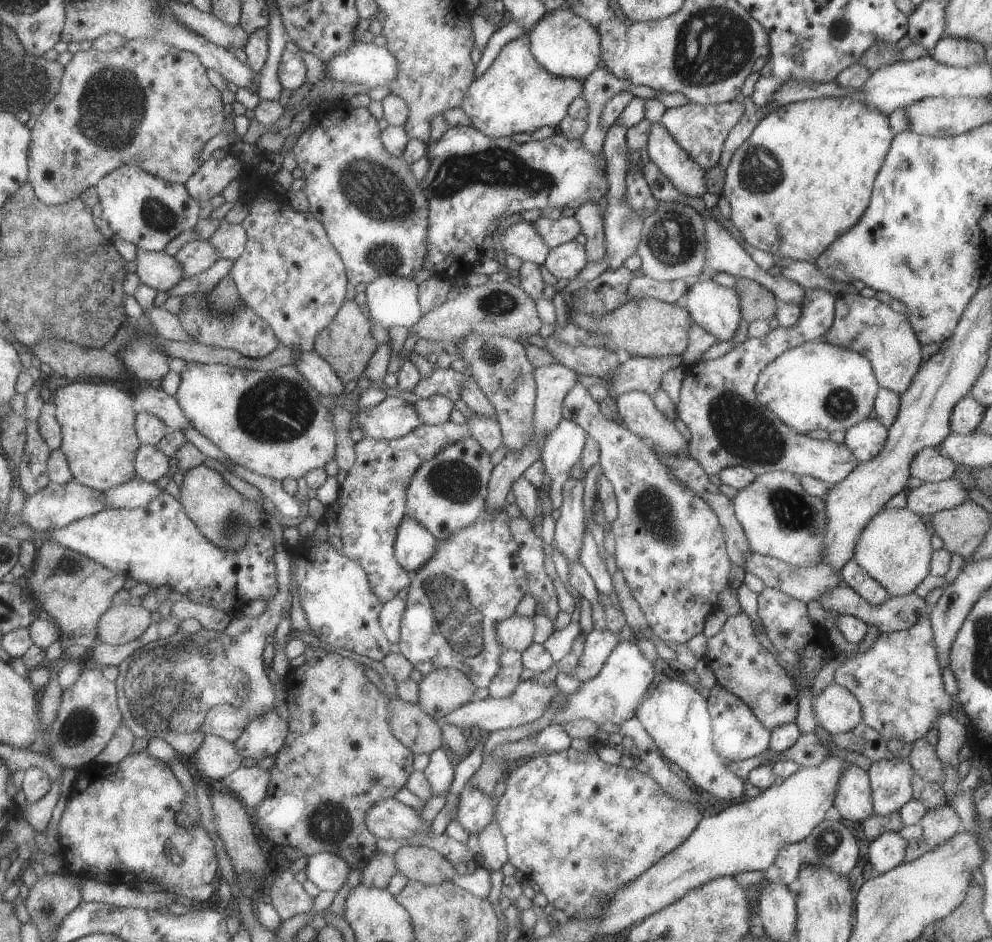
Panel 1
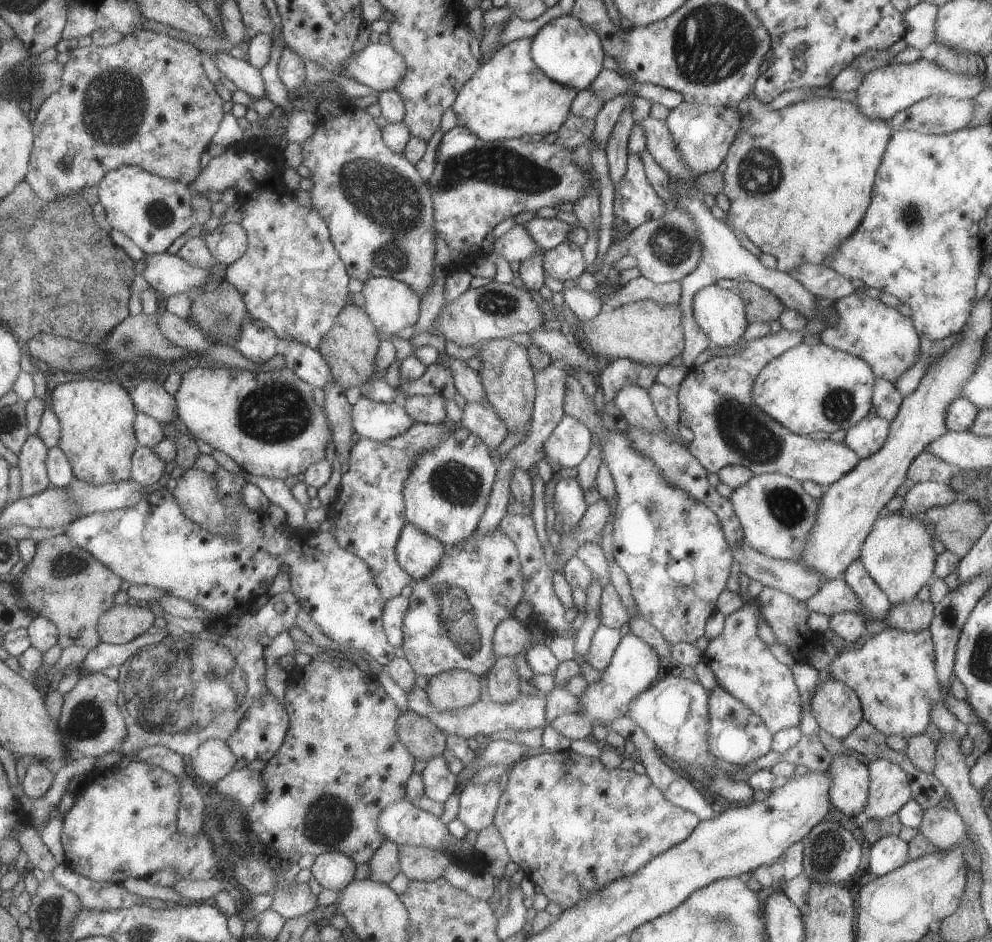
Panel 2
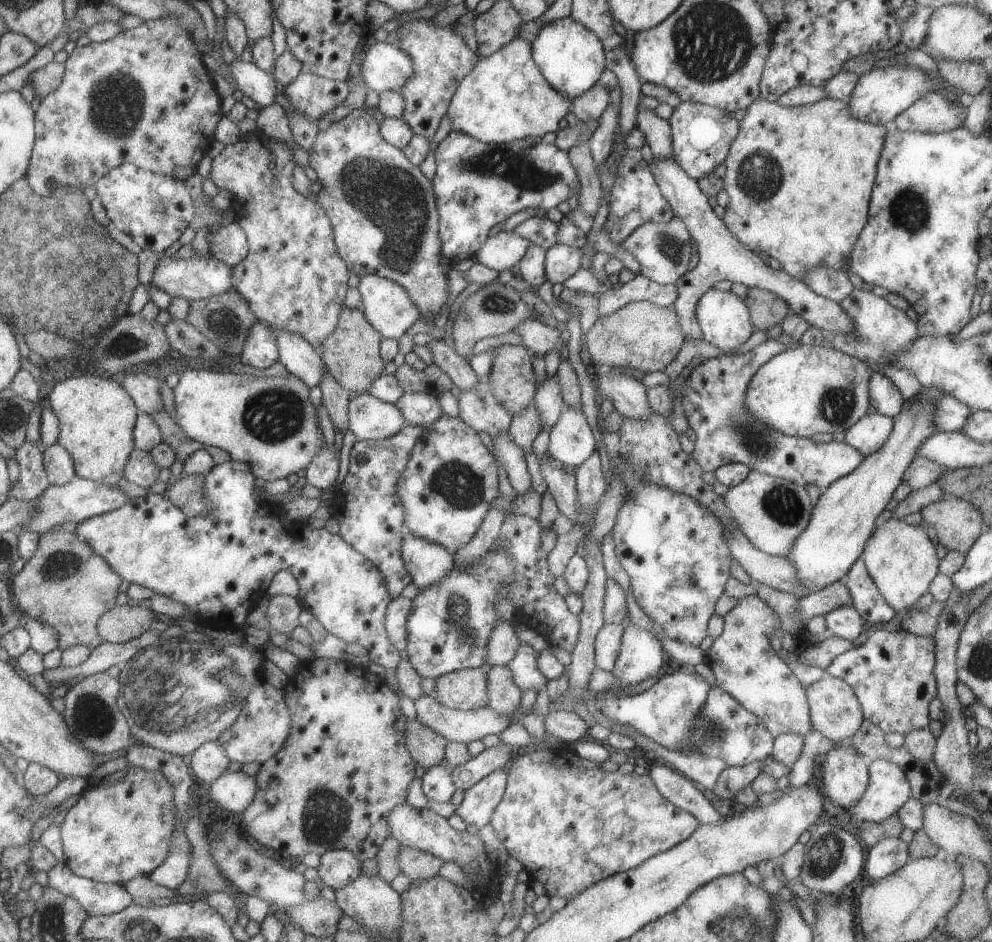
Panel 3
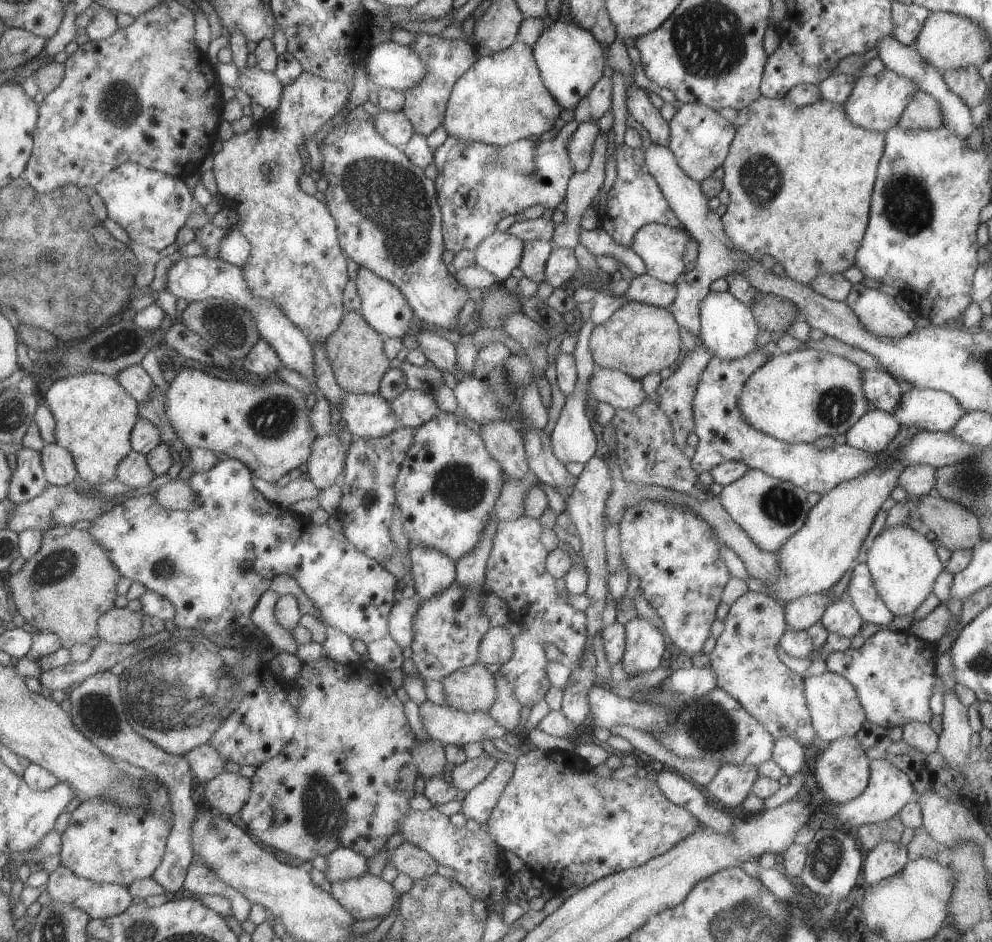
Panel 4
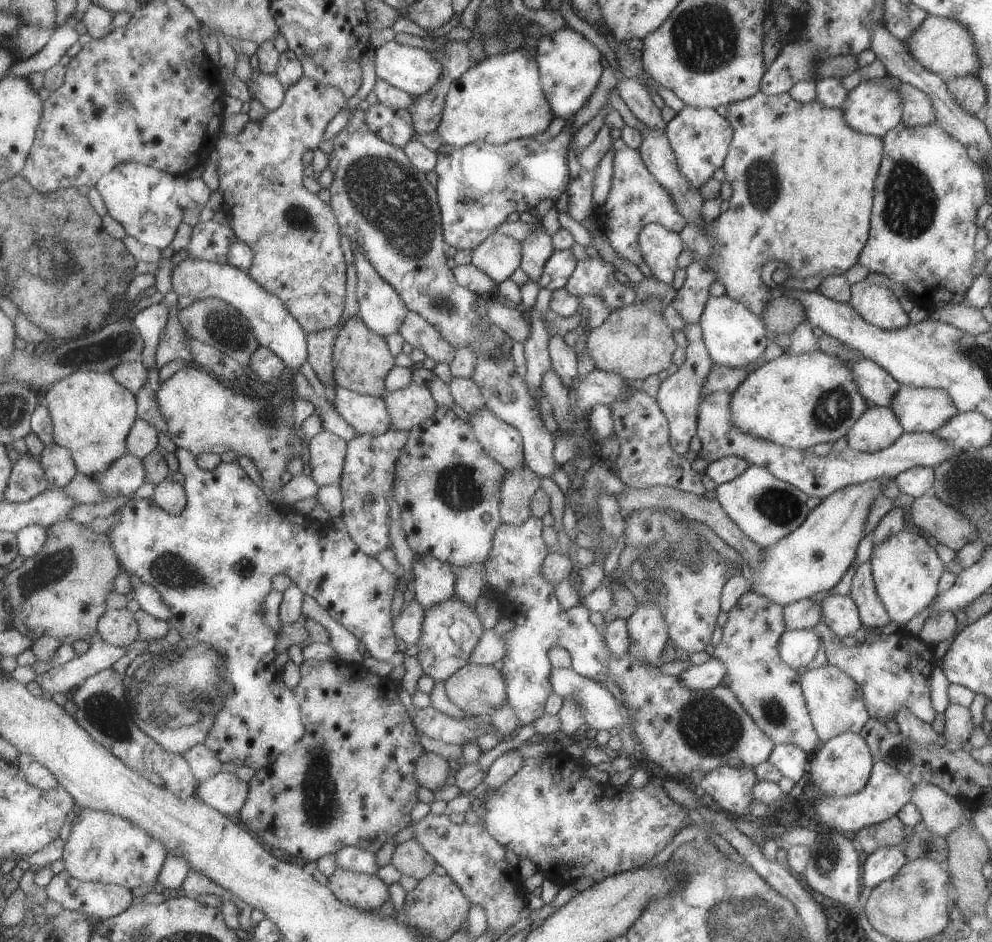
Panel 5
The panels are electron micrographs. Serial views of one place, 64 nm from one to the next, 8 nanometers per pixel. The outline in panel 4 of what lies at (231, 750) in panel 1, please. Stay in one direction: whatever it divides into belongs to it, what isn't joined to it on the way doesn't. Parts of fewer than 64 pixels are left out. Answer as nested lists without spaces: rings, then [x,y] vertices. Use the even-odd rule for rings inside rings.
[[[209,743],[198,746],[186,758],[197,778],[205,783],[211,782],[225,771],[226,760],[221,753]]]

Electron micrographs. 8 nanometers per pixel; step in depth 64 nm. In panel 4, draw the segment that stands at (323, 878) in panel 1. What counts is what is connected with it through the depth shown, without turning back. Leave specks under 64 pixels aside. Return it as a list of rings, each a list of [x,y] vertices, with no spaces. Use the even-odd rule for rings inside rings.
[[[350,848],[334,850],[327,856],[328,869],[323,872],[330,883],[338,883],[350,878],[360,877],[369,872],[367,857]]]

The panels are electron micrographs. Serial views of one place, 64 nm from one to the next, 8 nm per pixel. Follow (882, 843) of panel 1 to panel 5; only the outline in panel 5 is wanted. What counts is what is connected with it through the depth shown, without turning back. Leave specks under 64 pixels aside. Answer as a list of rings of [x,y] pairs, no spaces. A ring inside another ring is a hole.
[[[882,846],[869,853],[863,862],[861,880],[872,889],[878,882],[891,878],[908,860],[896,846]]]

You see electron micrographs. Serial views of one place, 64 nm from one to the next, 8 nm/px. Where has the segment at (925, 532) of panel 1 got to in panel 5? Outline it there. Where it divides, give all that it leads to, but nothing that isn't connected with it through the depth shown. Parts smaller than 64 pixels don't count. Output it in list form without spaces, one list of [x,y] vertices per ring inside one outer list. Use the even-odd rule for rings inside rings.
[[[905,527],[877,543],[870,553],[868,561],[875,592],[890,620],[896,622],[898,628],[914,615],[921,613],[920,610],[937,595],[937,581],[945,569],[945,564],[937,557],[933,543],[929,541],[915,529]]]

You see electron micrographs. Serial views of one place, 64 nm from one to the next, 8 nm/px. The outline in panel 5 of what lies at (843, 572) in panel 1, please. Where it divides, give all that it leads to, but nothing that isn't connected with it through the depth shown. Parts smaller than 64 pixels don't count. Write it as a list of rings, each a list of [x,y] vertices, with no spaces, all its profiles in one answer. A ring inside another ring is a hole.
[[[869,561],[859,564],[854,570],[849,596],[857,607],[863,625],[879,628],[890,621],[881,599],[875,592]]]

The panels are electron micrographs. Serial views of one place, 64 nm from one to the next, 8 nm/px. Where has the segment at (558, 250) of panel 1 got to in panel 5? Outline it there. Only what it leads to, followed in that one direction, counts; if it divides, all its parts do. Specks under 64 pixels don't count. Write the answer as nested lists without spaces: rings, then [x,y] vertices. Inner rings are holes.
[[[556,250],[547,261],[543,276],[538,282],[539,286],[546,287],[553,292],[566,287],[577,265],[578,261],[573,250]]]

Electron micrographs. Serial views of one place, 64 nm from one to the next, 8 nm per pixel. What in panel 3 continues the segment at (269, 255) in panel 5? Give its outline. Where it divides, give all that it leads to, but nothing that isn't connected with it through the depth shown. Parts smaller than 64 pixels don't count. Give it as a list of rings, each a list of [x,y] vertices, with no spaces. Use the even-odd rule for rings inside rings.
[[[305,71],[299,75],[299,78],[293,84],[286,88],[286,93],[293,101],[293,104],[308,116],[308,120],[314,121],[319,120],[323,114],[331,112],[335,106],[343,104],[344,100],[347,100],[347,96],[349,96],[349,86],[343,81],[334,81]],[[262,132],[242,136],[235,144],[228,144],[213,159],[210,177],[221,190],[232,194],[232,208],[240,225],[247,233],[250,251],[247,258],[232,268],[232,281],[247,300],[259,321],[269,323],[274,329],[291,331],[304,336],[316,349],[340,325],[345,296],[349,292],[348,263],[341,258],[336,243],[335,229],[327,211],[317,202],[295,190],[293,170],[299,163],[293,157],[293,148]]]

